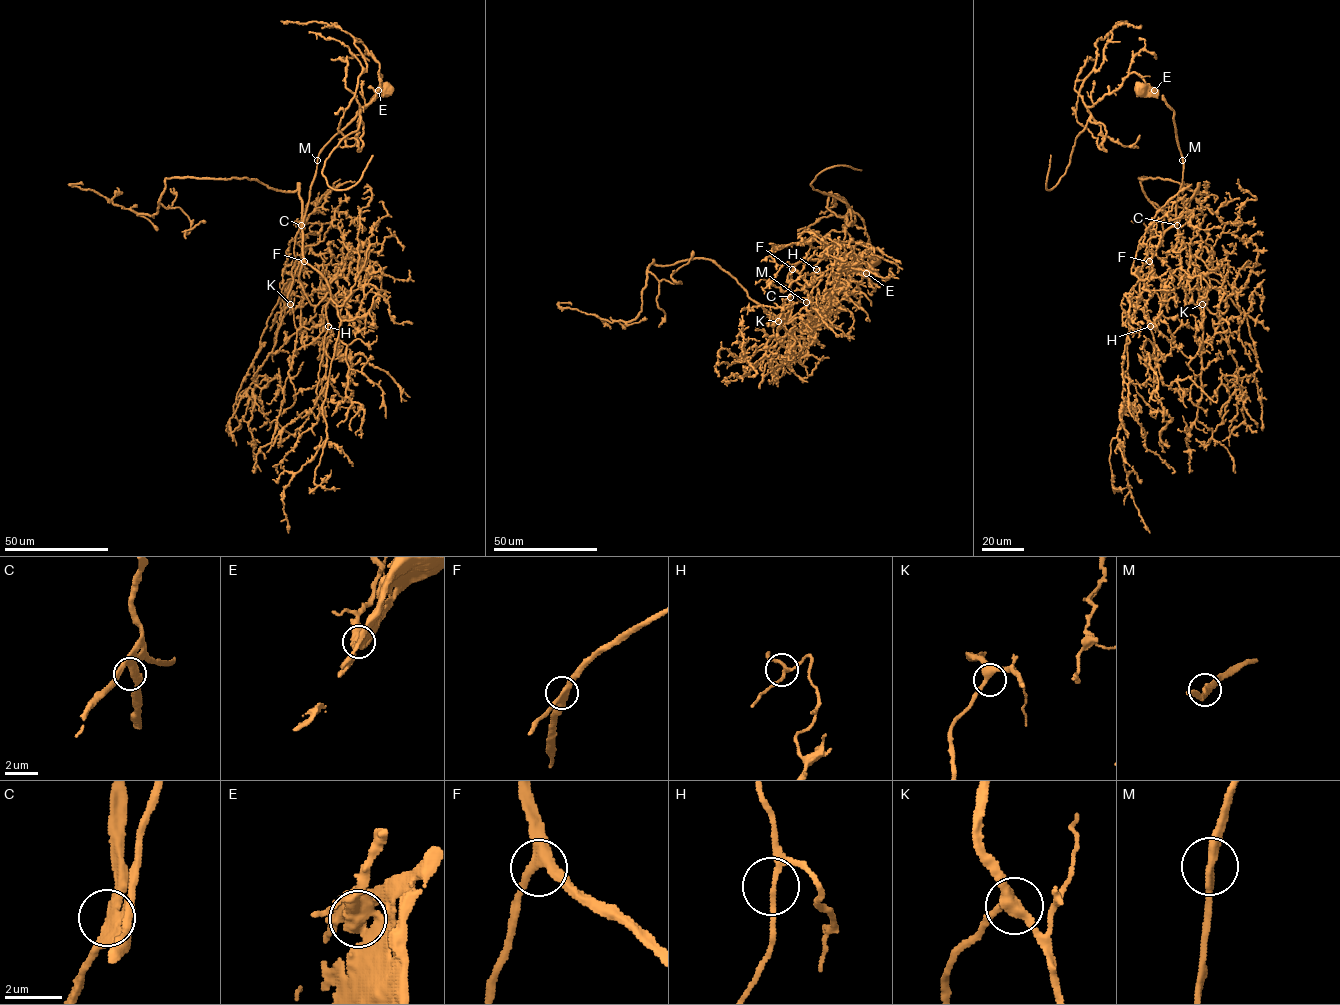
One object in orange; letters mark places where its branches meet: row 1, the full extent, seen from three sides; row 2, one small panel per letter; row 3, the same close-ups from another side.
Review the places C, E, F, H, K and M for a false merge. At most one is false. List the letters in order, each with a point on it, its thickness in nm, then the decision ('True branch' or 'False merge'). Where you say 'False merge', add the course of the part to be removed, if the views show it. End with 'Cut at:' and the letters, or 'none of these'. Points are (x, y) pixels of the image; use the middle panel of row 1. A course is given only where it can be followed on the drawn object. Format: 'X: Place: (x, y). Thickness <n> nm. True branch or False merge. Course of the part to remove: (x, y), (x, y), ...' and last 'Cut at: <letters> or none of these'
C: Place: (790, 297). Thickness 360 nm. True branch
E: Place: (866, 273). Thickness 480 nm. False merge. Course of the part to remove: (866, 274), (864, 222), (844, 198), (855, 220), (842, 231), (788, 245), (769, 243)
F: Place: (792, 269). Thickness 340 nm. True branch
H: Place: (816, 269). Thickness 140 nm. True branch
K: Place: (778, 321). Thickness 400 nm. True branch
M: Place: (806, 302). Thickness 340 nm. True branch
Cut at: E

